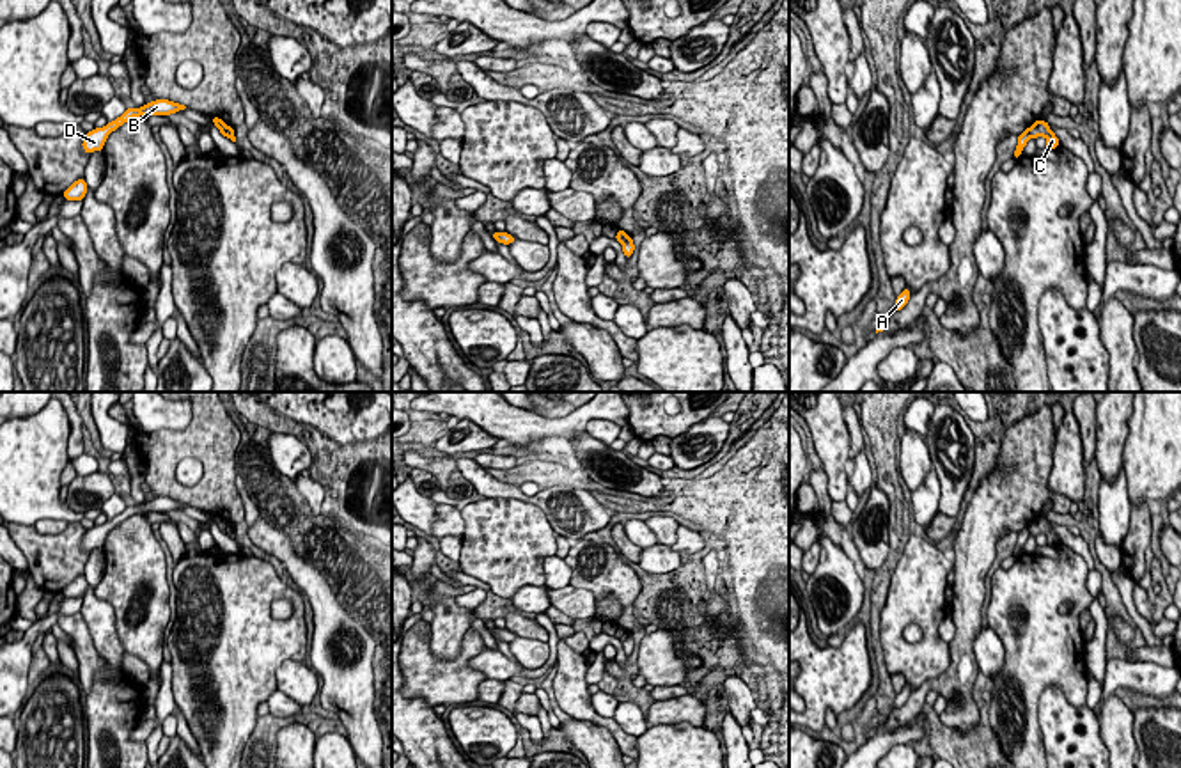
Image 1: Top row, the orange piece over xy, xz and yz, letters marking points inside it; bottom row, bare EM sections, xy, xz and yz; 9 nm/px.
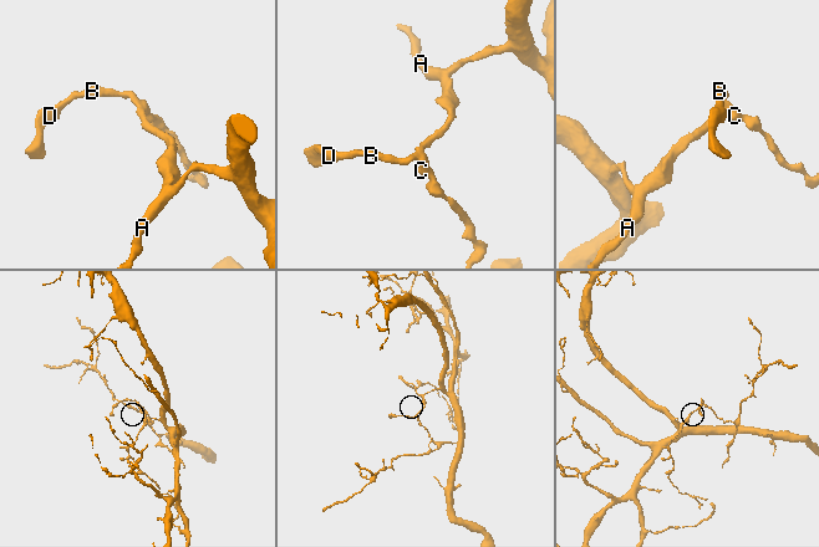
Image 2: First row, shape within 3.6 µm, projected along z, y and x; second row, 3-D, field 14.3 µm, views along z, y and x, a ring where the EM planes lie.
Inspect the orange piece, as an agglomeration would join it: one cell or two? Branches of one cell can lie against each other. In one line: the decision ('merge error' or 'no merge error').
merge error

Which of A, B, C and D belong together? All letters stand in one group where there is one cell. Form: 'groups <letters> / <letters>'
groups A B D / C

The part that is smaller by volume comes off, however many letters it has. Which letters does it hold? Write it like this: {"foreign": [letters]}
{"foreign": ["C"]}

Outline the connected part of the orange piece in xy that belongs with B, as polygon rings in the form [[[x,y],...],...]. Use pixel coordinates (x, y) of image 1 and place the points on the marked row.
[[[154,99],[151,103],[145,103],[140,108],[126,108],[126,112],[117,117],[115,121],[108,122],[103,128],[94,128],[92,131],[87,131],[82,142],[82,147],[87,154],[94,153],[94,151],[103,151],[105,142],[108,138],[108,135],[112,131],[115,131],[119,126],[122,126],[124,122],[128,122],[133,117],[140,117],[140,115],[170,115],[170,114],[177,114],[179,110],[184,110],[184,105],[168,101],[168,99]]]

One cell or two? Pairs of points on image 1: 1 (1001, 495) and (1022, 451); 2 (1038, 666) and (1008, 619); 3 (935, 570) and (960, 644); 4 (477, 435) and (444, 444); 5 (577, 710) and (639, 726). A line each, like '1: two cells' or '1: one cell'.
1: one cell
2: one cell
3: two cells
4: one cell
5: two cells

